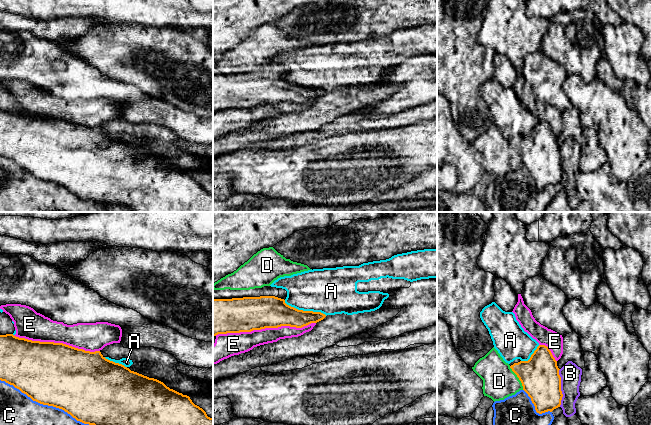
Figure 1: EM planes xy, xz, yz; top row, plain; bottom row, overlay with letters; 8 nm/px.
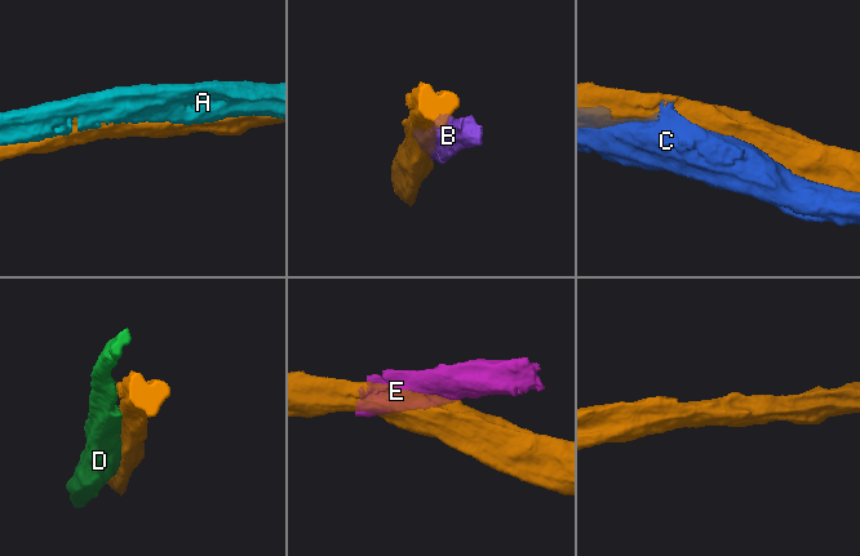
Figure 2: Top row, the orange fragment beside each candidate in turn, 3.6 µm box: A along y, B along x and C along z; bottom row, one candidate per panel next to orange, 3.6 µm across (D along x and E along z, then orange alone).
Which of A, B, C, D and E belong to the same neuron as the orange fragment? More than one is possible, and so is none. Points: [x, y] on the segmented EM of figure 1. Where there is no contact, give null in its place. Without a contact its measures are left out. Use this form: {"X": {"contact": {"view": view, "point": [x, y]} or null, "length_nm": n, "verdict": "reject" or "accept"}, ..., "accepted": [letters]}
{"A": {"contact": {"view": "xz", "point": [305, 311]}, "length_nm": 360, "verdict": "reject"}, "B": {"contact": {"view": "yz", "point": [560, 388]}, "length_nm": 300, "verdict": "reject"}, "C": {"contact": {"view": "xy", "point": [45, 404]}, "length_nm": 800, "verdict": "reject"}, "D": {"contact": {"view": "yz", "point": [518, 377]}, "length_nm": 220, "verdict": "reject"}, "E": {"contact": {"view": "xz", "point": [265, 327]}, "length_nm": 800, "verdict": "reject"}, "accepted": []}

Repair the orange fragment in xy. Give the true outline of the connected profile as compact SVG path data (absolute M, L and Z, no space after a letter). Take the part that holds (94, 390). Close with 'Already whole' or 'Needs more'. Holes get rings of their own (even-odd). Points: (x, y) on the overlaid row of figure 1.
M13 334L0 335L0 380L13 385L33 401L62 409L84 424L213 425L213 418L208 417L189 396L106 359L100 351L85 351L63 343L32 341Z. Already whole

